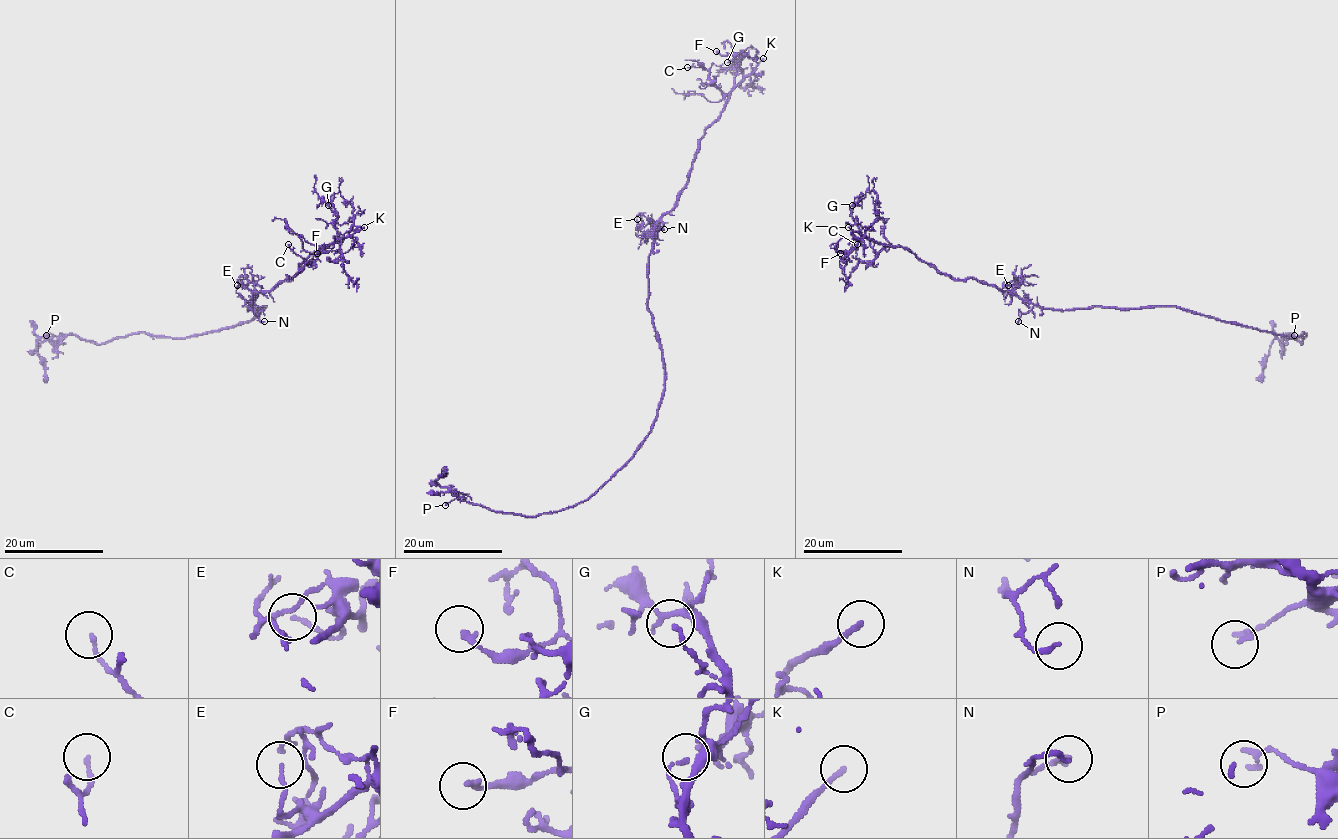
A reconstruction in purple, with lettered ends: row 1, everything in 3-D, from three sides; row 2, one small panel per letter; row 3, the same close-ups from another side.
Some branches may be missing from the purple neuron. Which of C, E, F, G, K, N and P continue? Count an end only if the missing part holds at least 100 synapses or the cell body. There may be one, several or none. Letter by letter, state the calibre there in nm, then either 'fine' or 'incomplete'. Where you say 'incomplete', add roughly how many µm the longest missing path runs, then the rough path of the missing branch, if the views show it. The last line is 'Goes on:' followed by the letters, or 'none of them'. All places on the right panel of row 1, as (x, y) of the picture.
C: 140 nm thick; fine
E: 110 nm thick; fine
F: 160 nm thick; fine
G: 100 nm thick; fine
K: 160 nm thick; incomplete; about 60 µm are missing; missing branch runs (848, 227), (823, 190), (821, 98)
N: 140 nm thick; fine
P: 130 nm thick; fine
Goes on: K

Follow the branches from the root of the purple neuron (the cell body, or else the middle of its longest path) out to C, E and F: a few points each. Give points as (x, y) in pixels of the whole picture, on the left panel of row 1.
C: (262, 308), (247, 306), (261, 292), (292, 279), (325, 247), (305, 262), (288, 244)
E: (262, 308), (247, 306), (248, 310), (254, 294), (237, 285)
F: (262, 308), (247, 306), (248, 310), (261, 292), (292, 279), (320, 247), (343, 237), (336, 251), (317, 253)

